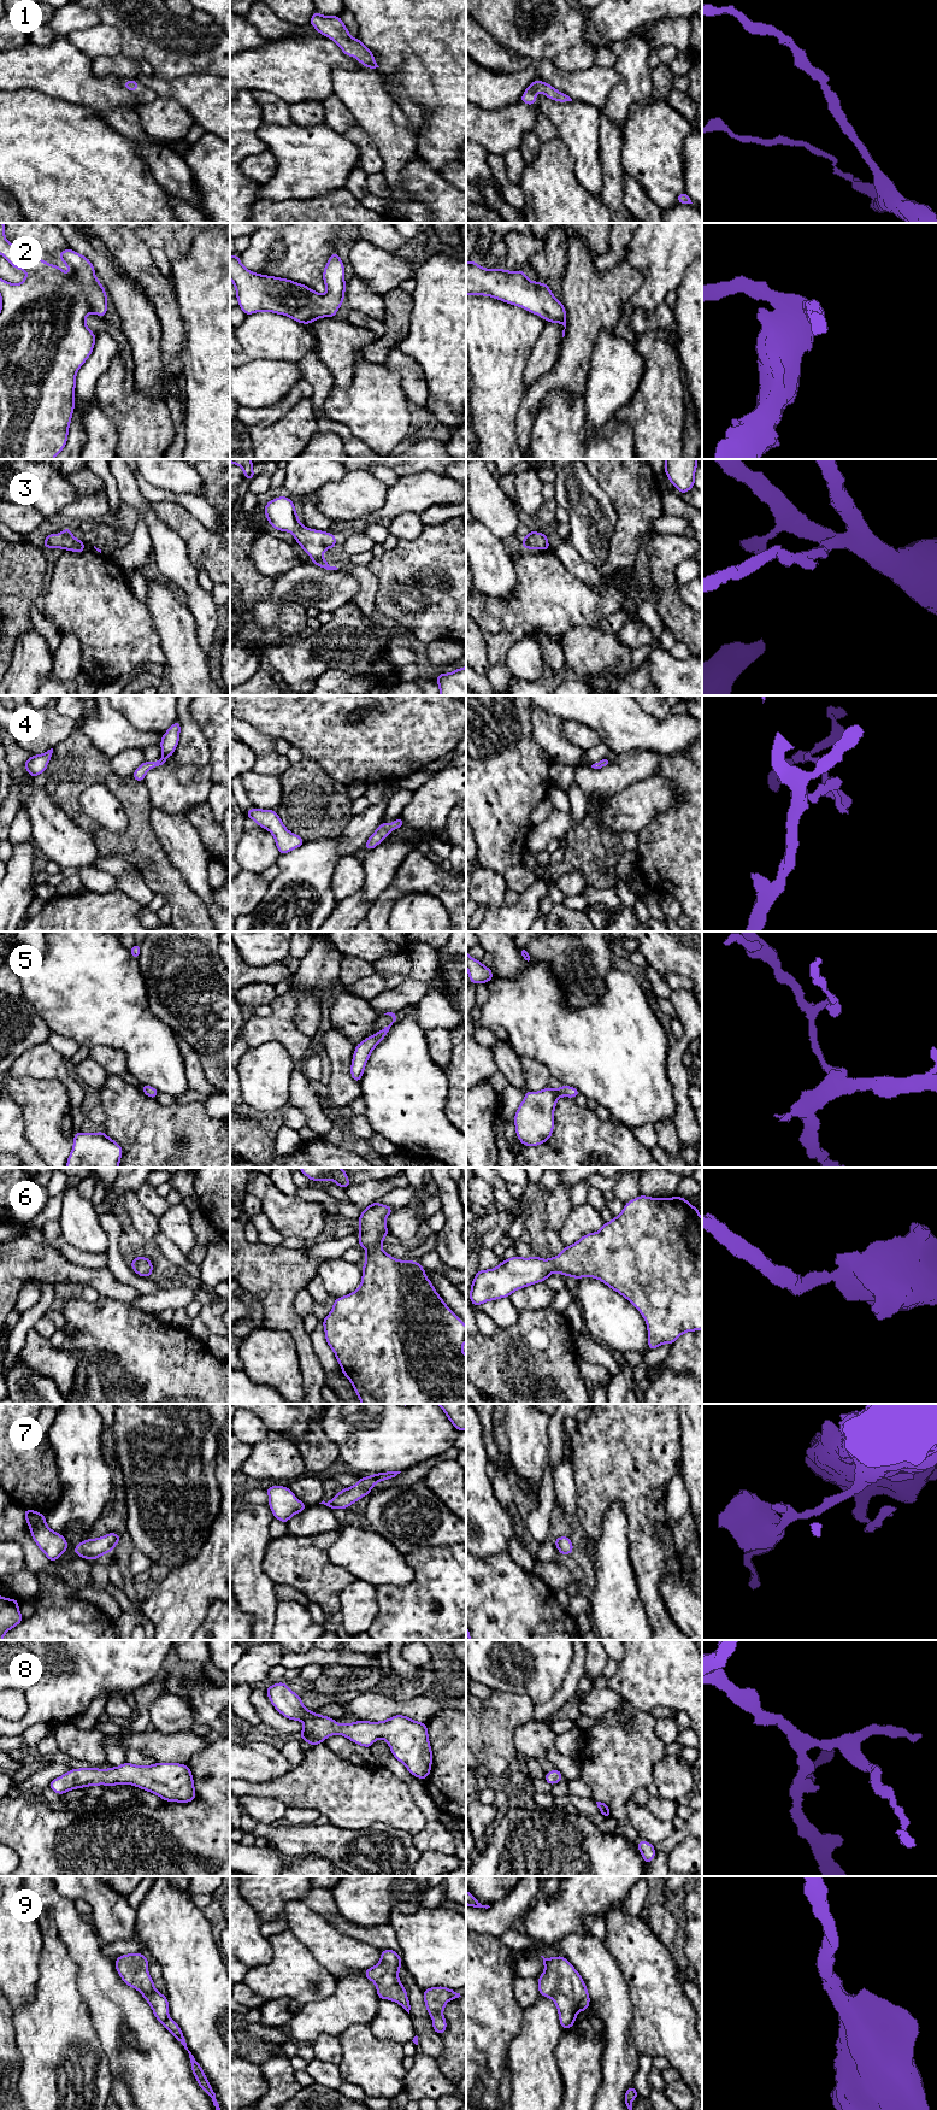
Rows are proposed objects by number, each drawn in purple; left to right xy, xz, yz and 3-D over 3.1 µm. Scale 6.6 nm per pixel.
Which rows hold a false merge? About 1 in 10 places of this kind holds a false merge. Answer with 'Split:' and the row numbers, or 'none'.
Split: none

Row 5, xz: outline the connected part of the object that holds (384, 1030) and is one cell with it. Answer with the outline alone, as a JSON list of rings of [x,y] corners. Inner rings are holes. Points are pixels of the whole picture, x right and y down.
[[[387,1012],[384,1015],[391,1016],[393,1022],[388,1027],[382,1028],[376,1034],[367,1036],[360,1044],[355,1045],[355,1051],[354,1051],[352,1065],[350,1065],[350,1075],[352,1075],[352,1078],[358,1083],[360,1082],[363,1077],[364,1069],[370,1058],[370,1054],[372,1053],[375,1047],[387,1036],[390,1027],[396,1021],[395,1013]]]

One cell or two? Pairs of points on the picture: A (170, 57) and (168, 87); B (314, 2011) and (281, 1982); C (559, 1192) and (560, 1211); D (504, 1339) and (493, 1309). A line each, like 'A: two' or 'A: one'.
A: two
B: two
C: one
D: two

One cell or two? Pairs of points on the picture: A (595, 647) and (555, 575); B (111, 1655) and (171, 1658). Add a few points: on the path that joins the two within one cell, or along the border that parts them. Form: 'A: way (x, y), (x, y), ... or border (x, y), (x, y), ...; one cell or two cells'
A: border (599, 626), (576, 627), (563, 635); two cells
B: border (169, 1652), (163, 1662), (163, 1667), (149, 1682); two cells

